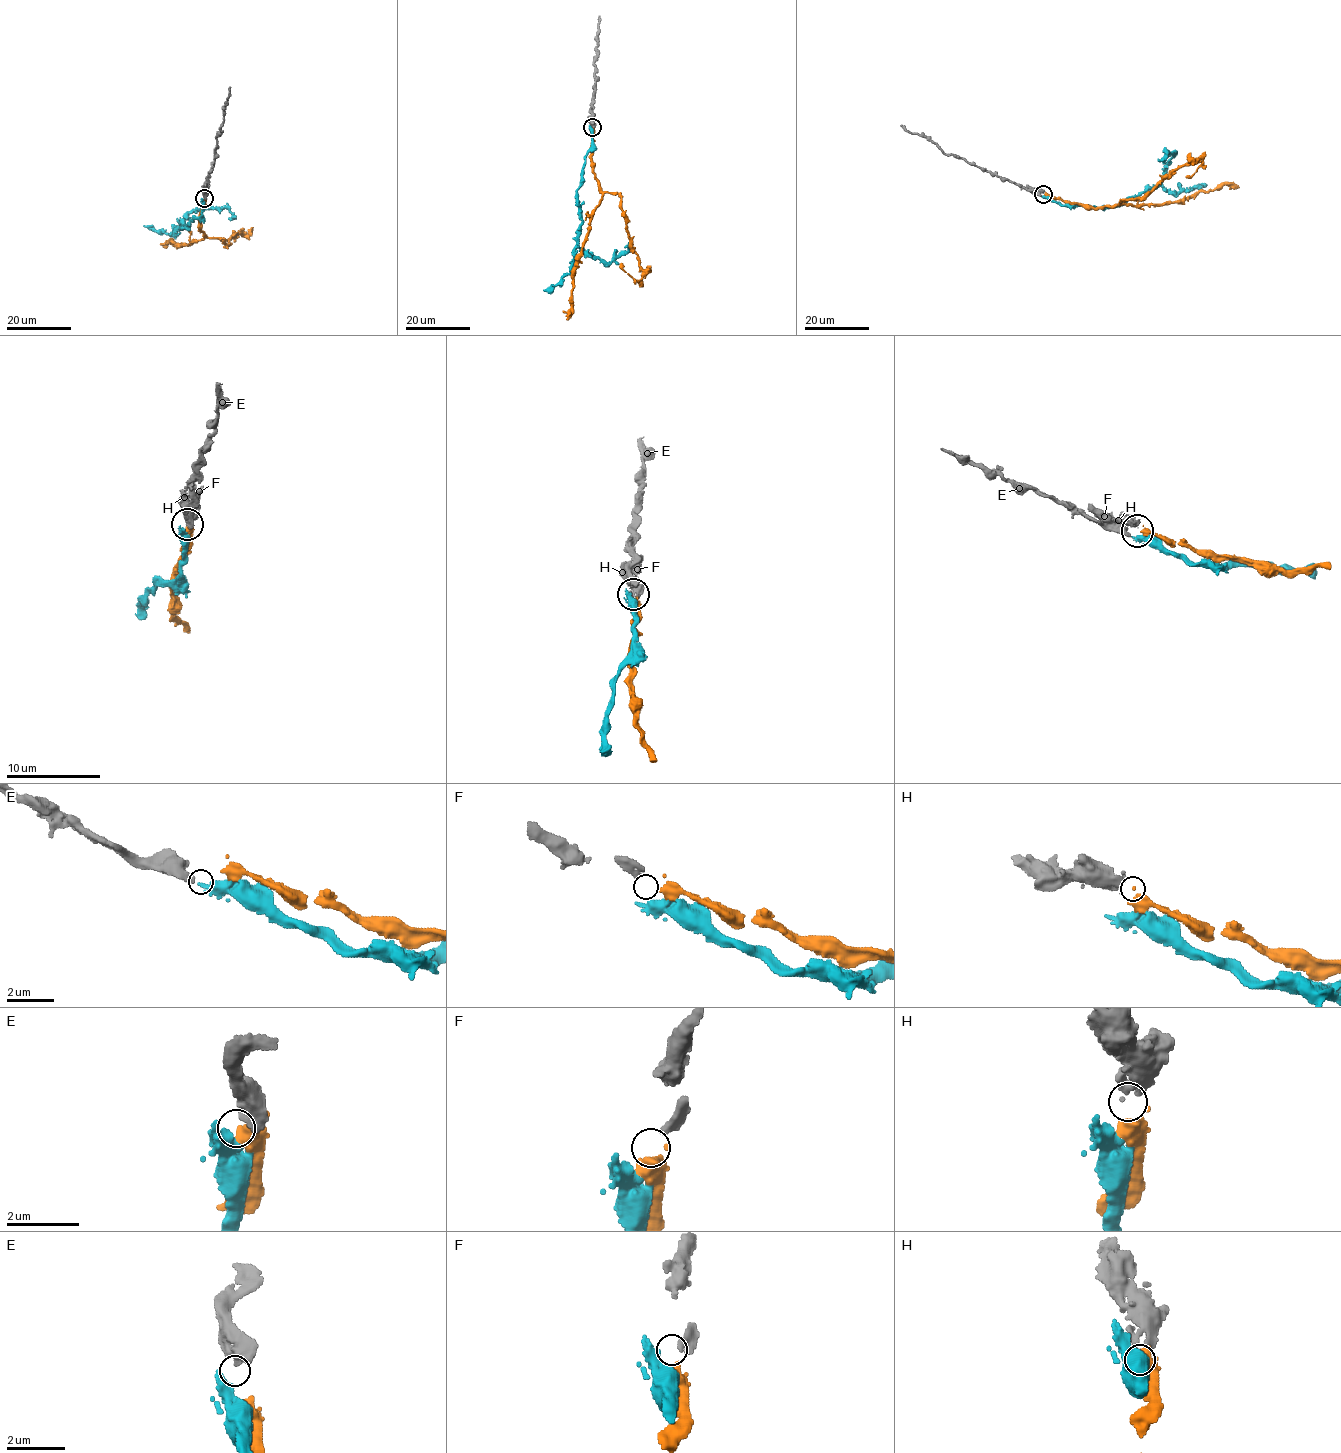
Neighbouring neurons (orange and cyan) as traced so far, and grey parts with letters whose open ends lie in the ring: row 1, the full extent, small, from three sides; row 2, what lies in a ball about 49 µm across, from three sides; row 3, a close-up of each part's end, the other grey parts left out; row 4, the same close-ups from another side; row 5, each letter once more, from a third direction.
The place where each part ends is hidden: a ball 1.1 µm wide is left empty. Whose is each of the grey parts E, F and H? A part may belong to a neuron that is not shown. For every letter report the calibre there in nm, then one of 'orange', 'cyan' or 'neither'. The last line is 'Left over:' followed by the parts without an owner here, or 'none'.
E: calibre 480 nm; cyan
F: calibre 320 nm; orange
H: calibre 200 nm; neither
Left over: H

